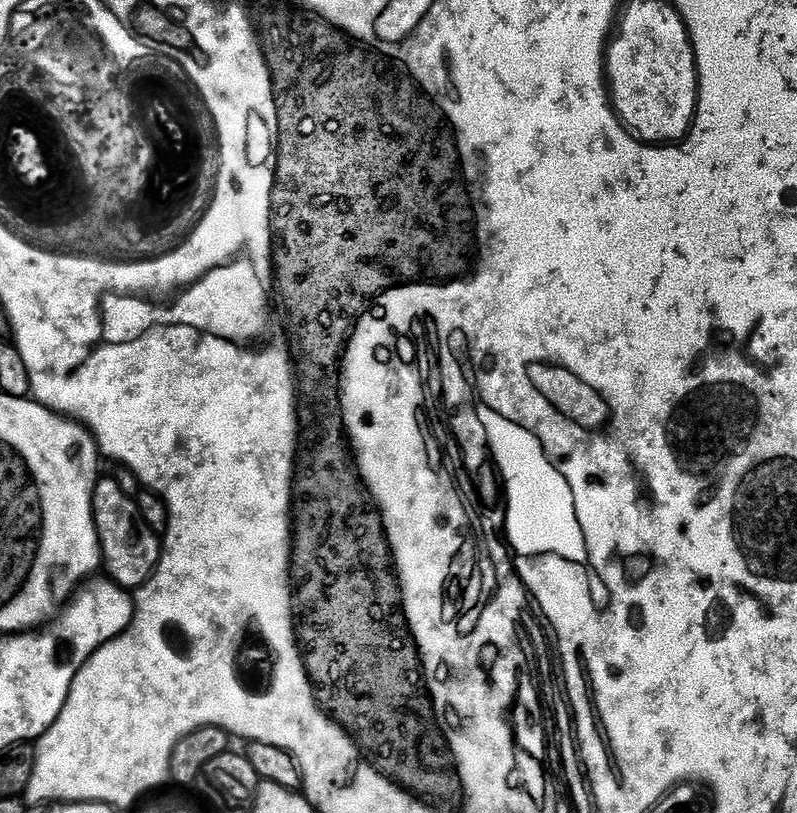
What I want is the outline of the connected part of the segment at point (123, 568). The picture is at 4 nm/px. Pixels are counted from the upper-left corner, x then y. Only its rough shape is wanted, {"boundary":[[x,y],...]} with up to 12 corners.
{"boundary":[[97,479],[92,521],[107,575],[142,587],[161,541],[116,480]]}

